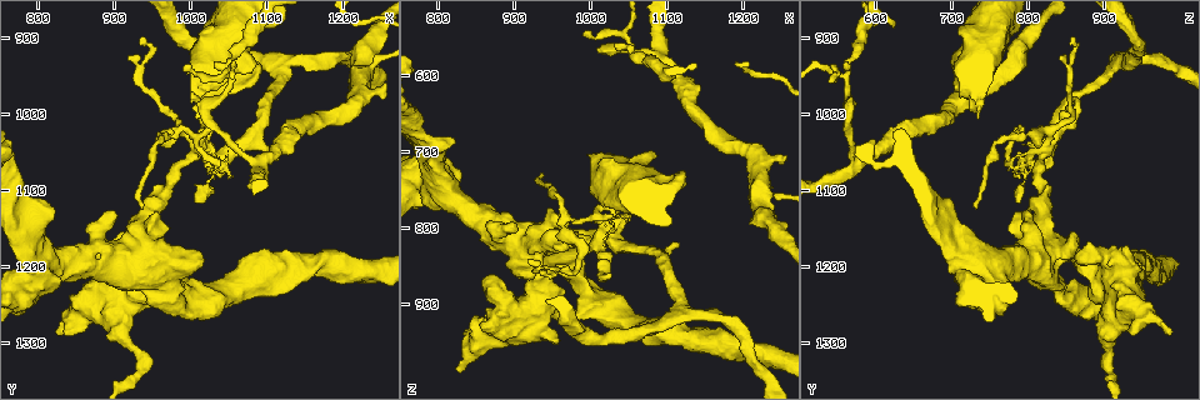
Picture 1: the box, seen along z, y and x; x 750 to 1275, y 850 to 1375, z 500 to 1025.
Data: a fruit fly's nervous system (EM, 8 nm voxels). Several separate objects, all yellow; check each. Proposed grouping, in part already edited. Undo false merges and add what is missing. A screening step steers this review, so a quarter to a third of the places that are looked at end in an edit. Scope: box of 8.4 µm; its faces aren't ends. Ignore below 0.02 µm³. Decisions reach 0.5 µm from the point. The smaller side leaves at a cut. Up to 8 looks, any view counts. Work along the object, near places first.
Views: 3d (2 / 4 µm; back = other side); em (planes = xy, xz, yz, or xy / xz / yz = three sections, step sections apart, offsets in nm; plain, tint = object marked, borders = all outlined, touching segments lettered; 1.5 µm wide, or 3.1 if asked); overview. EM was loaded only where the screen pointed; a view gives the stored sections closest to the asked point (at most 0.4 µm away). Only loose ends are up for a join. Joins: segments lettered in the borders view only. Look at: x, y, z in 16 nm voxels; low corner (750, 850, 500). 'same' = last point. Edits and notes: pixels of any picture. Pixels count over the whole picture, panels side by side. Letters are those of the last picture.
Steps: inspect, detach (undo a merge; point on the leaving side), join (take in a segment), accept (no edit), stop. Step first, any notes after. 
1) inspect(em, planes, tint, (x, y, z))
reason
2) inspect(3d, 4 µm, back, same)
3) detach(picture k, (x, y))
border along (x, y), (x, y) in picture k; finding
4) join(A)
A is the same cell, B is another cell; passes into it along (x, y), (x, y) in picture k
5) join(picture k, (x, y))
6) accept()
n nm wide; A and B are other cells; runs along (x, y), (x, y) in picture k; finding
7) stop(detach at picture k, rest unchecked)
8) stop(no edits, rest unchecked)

inspect(em, xz, step 4, borders, (935, 895, 860))
thin end

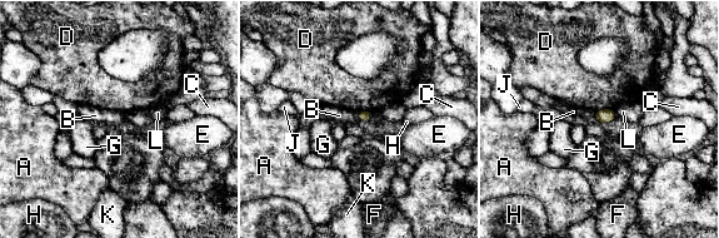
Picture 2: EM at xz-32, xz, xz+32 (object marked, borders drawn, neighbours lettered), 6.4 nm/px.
inspect(em, planes, borders, same)

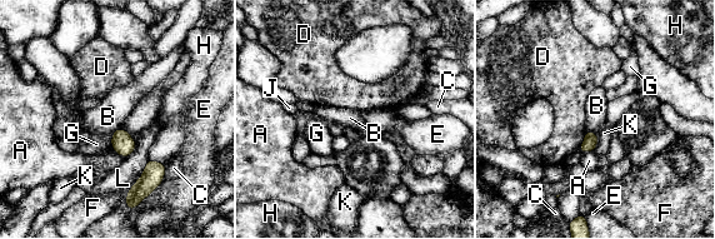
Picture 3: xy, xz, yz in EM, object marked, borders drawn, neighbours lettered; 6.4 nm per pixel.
accept()
A, B, C, D, E, F, G, H, J, K and L are other cells; none of them fits

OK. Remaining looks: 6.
inspect(em, planes, tint, (1005, 1050, 820))
touches itself

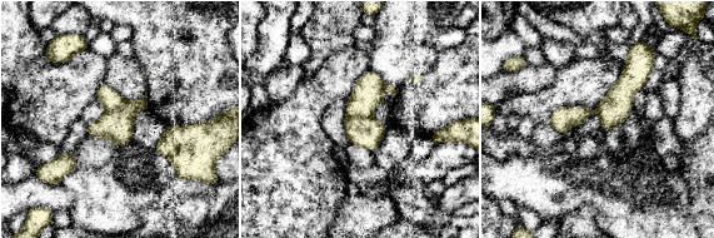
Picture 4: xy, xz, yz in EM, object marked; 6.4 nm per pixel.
inspect(em, planes, borders, same)
what lies round it

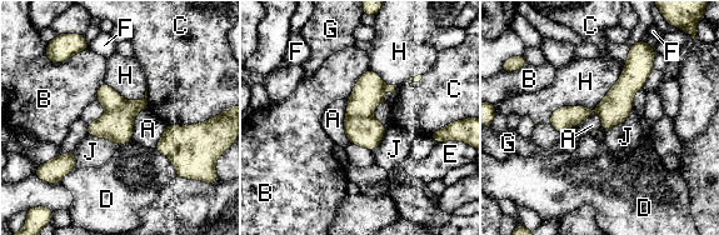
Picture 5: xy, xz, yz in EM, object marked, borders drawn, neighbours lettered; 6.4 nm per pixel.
detach(picture 5, (367, 95))
A, B, C, D, E, F, G, H and J are other cells; border along (346, 114), (370, 116) in picture 5; a second neuron is stuck on

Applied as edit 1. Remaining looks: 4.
inspect(overview)

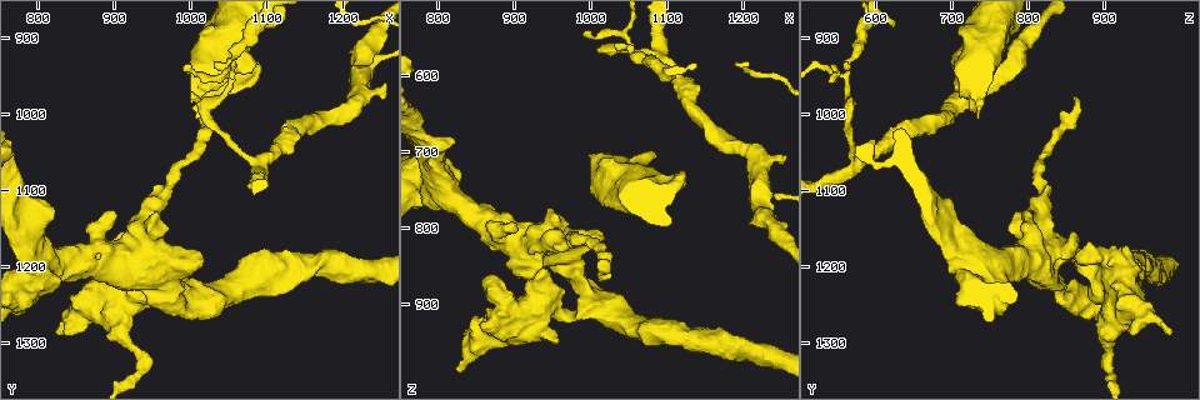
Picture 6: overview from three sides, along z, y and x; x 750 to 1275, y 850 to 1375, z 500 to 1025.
inspect(em, planes, plain, (1055, 955, 565))
branch point

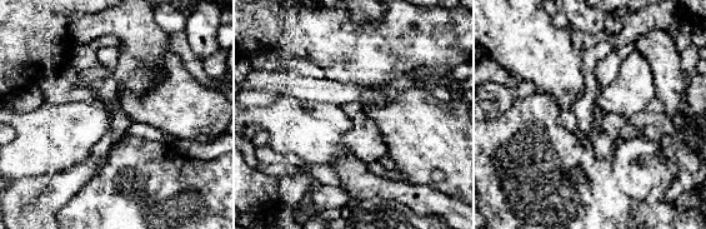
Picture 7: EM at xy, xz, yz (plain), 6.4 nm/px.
inspect(em, planes, tint, same)

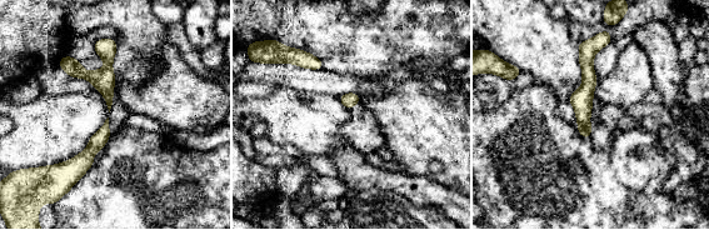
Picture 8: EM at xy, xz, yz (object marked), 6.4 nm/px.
inspect(em, planes, borders, same)

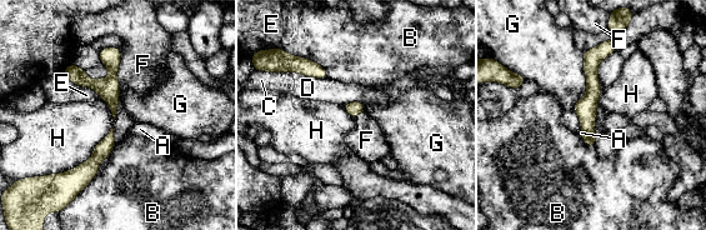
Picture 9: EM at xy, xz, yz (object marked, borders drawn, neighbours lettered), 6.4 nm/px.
accept()
A, B, C, D, E, F, G and H are other cells; runs along (610, 45), (592, 61), (590, 143) in picture 9; all the same neuron

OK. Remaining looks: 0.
stop(detach at picture 5, rest unchecked)

